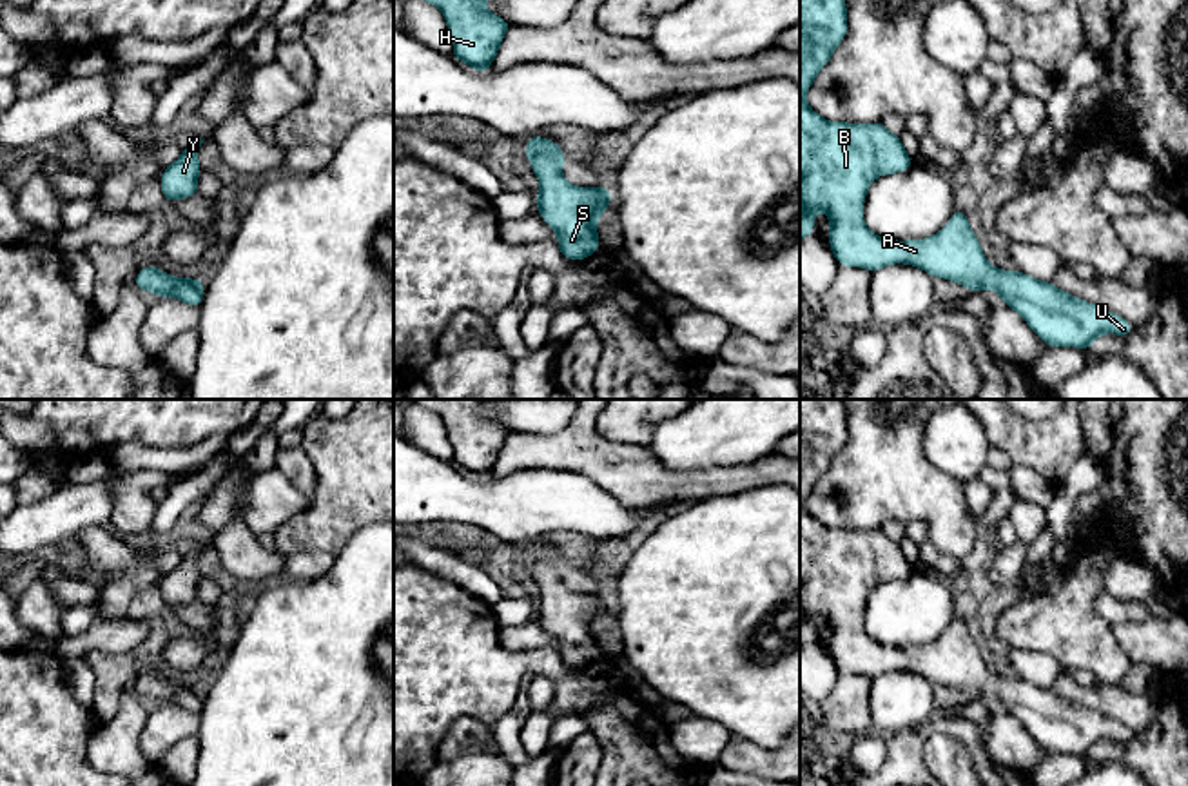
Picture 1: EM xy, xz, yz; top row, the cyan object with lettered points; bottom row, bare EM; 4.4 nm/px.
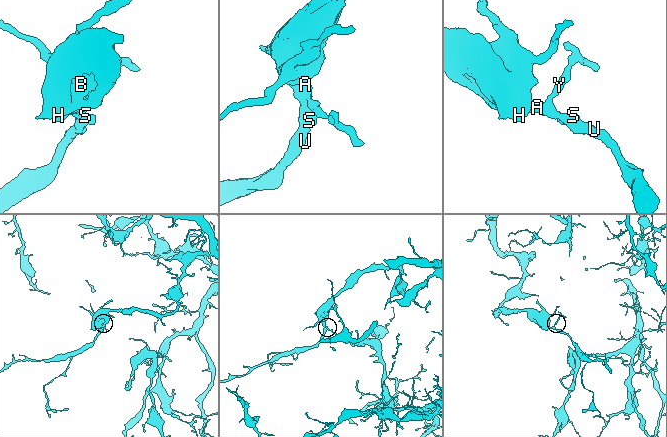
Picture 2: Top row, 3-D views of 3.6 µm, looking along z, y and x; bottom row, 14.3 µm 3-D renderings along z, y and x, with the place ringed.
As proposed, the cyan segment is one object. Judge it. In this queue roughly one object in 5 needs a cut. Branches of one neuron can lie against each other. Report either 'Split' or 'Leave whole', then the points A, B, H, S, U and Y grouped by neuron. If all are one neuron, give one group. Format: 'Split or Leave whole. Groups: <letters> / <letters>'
Leave whole. Groups: A B H S U Y

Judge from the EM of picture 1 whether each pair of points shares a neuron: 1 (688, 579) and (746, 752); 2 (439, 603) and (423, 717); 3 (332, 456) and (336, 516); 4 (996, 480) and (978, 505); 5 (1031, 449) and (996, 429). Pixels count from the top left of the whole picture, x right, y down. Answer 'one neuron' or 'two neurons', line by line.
1: two neurons
2: one neuron
3: one neuron
4: two neurons
5: one neuron

